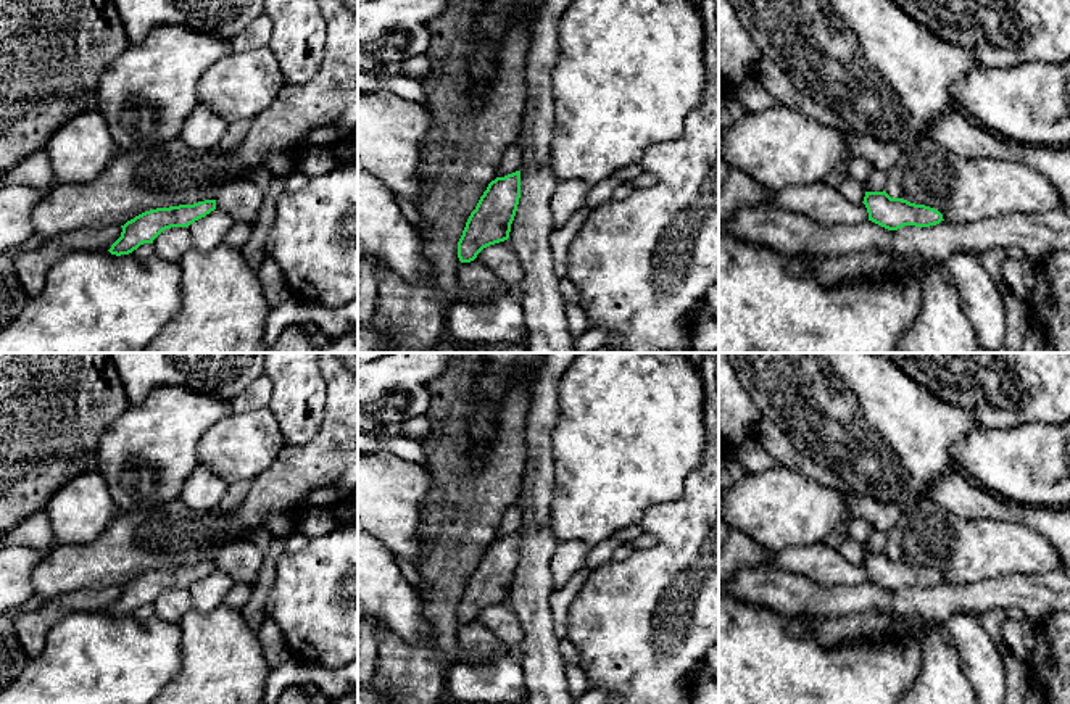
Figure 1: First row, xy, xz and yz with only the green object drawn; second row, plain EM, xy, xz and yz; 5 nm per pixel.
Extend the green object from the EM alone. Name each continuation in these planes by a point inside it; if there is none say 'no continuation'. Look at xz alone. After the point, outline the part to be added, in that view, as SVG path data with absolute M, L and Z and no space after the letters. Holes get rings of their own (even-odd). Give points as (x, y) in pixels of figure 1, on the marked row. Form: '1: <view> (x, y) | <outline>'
no continuation

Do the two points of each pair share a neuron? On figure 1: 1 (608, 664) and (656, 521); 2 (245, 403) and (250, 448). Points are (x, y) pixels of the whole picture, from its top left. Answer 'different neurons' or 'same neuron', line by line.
1: same neuron
2: different neurons

